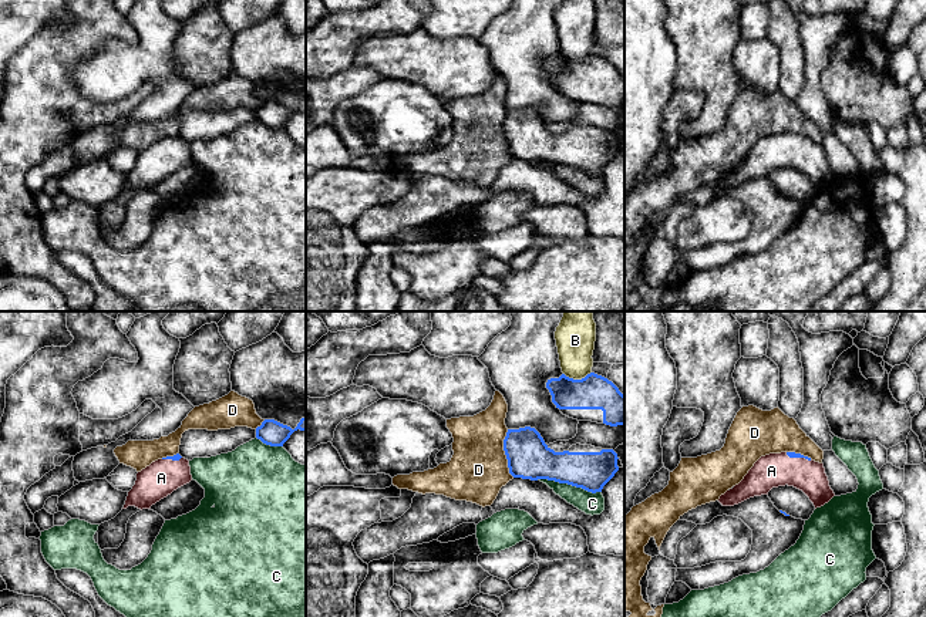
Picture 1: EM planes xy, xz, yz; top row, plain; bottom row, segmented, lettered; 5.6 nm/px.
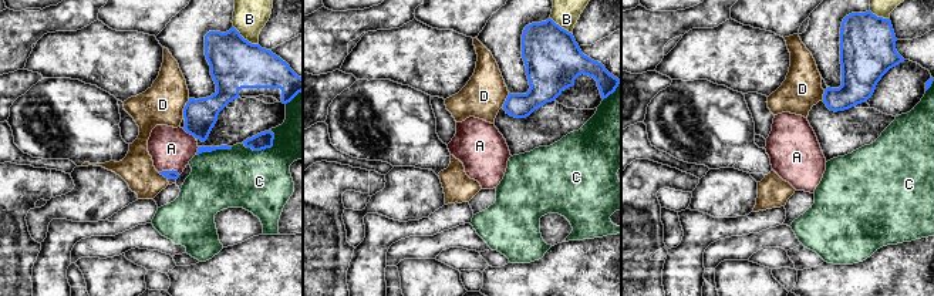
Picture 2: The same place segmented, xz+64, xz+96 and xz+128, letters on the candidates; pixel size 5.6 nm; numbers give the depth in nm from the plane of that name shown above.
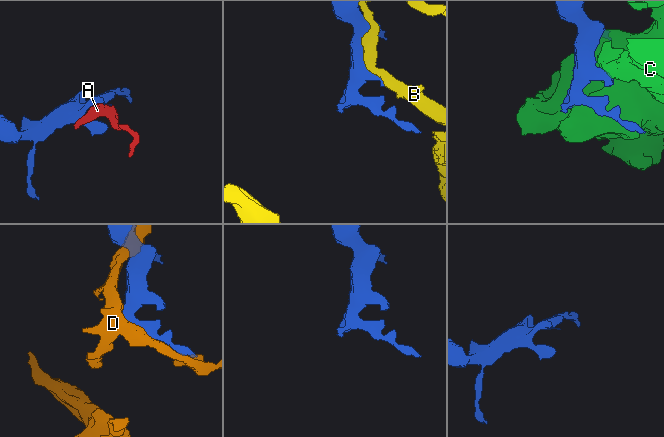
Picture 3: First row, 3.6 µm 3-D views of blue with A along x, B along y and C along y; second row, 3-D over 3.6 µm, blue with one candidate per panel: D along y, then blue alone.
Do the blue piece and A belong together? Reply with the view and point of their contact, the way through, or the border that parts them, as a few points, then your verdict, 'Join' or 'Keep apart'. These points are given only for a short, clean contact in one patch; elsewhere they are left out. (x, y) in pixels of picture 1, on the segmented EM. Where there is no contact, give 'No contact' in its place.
Touches blue at yz (798, 457). Path across: yz (790, 454), (798, 457), (787, 468), (771, 471). Join

